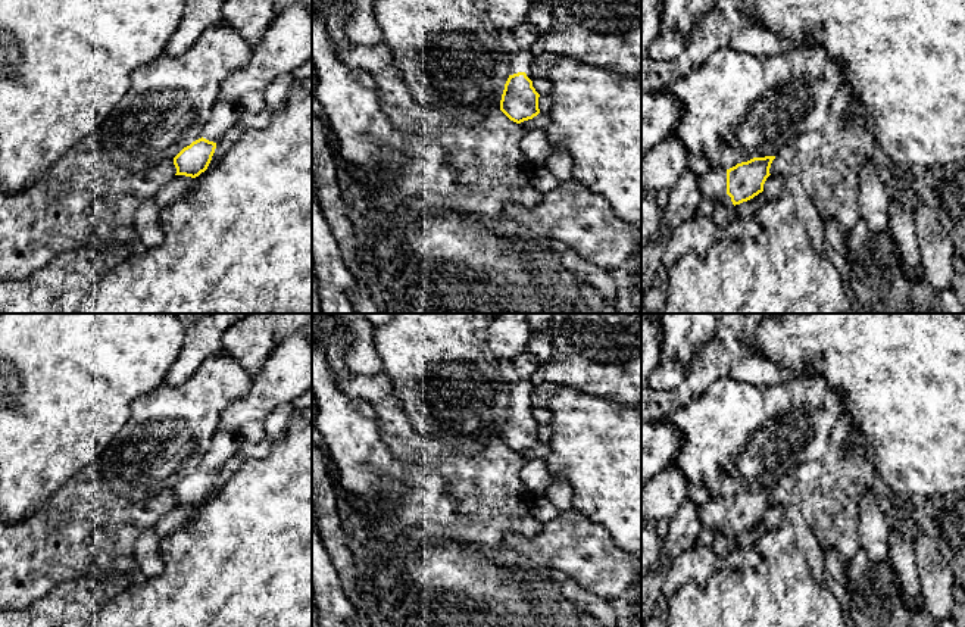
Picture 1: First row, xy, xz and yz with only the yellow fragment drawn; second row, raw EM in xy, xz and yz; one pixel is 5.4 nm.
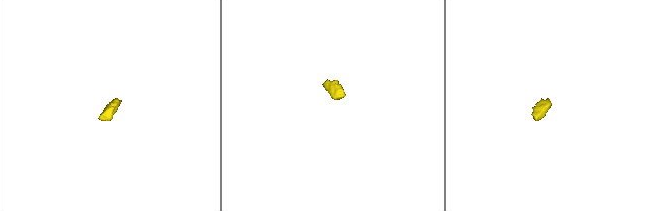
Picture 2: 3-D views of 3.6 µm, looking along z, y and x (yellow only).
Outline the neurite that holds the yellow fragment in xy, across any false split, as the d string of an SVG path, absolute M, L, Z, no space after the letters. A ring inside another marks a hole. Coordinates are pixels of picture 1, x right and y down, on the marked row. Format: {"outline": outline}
{"outline": "M219 97L203 127L203 135L174 157L175 175L196 178L204 172L212 160L216 143L238 122L241 115L244 115L244 110L238 100Z"}

